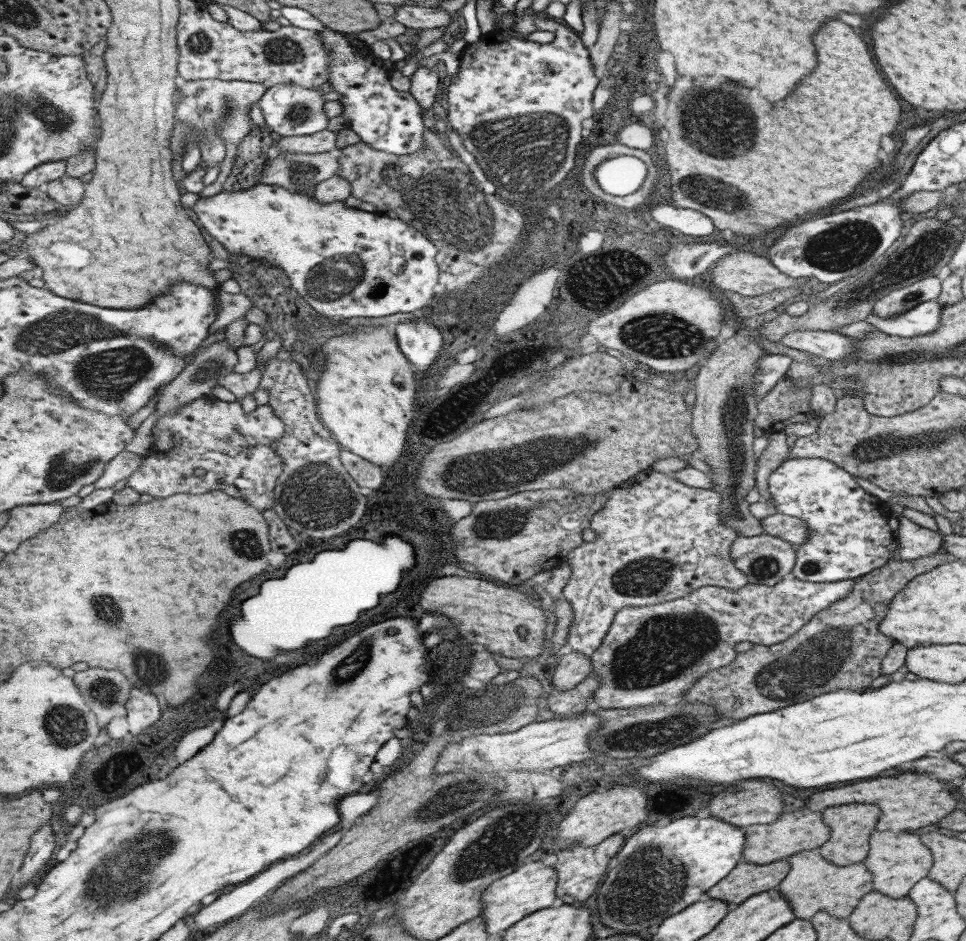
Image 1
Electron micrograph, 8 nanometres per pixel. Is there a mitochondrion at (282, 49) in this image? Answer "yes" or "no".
yes

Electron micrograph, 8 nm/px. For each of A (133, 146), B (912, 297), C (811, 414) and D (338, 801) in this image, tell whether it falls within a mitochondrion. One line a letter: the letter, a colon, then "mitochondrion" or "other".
A: other
B: mitochondrion
C: other
D: other

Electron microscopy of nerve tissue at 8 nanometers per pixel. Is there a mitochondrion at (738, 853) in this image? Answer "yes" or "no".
no

